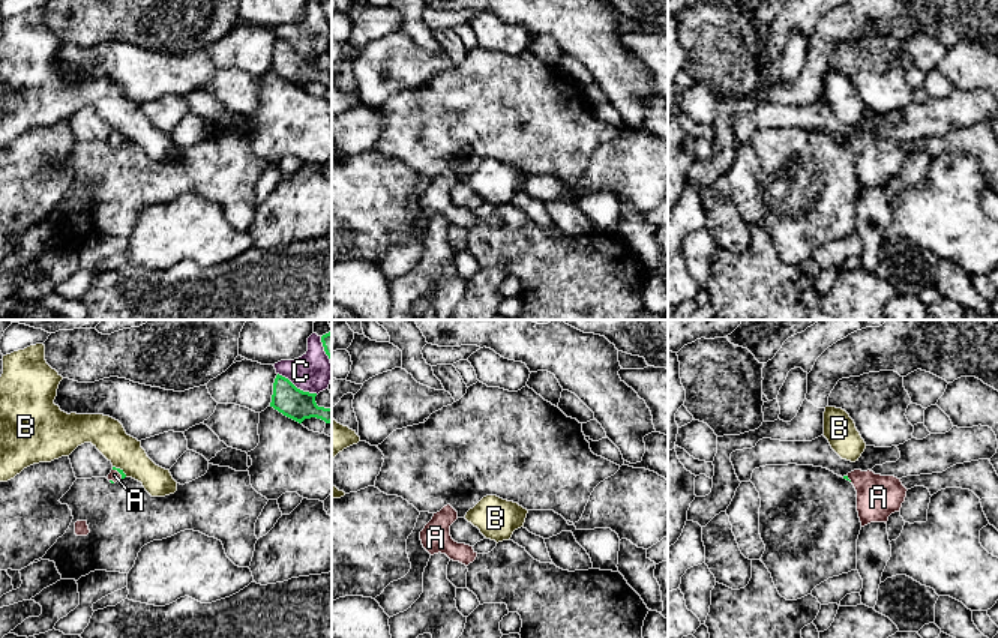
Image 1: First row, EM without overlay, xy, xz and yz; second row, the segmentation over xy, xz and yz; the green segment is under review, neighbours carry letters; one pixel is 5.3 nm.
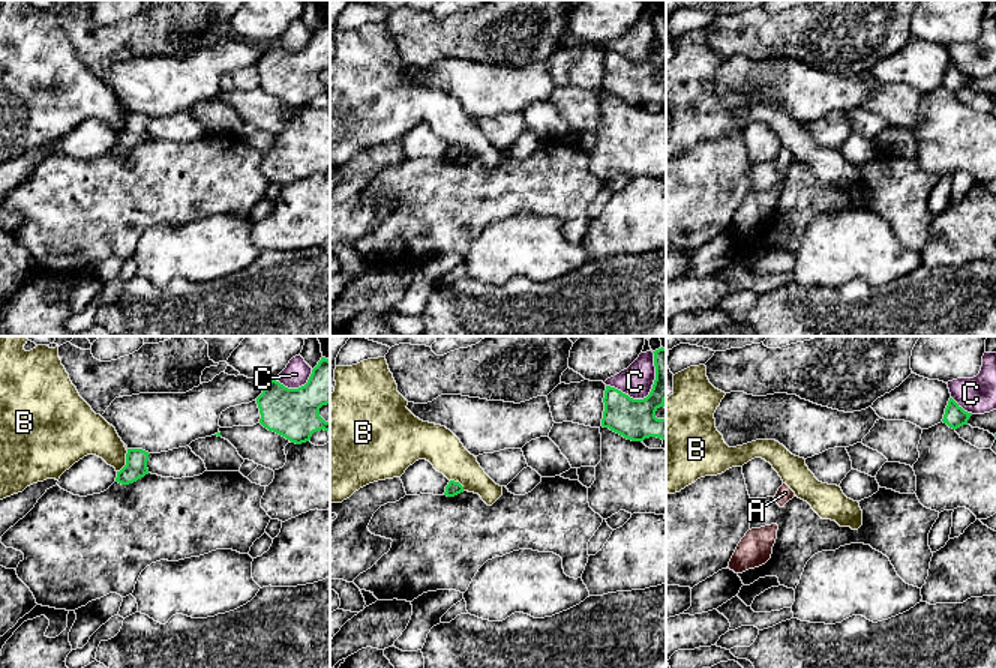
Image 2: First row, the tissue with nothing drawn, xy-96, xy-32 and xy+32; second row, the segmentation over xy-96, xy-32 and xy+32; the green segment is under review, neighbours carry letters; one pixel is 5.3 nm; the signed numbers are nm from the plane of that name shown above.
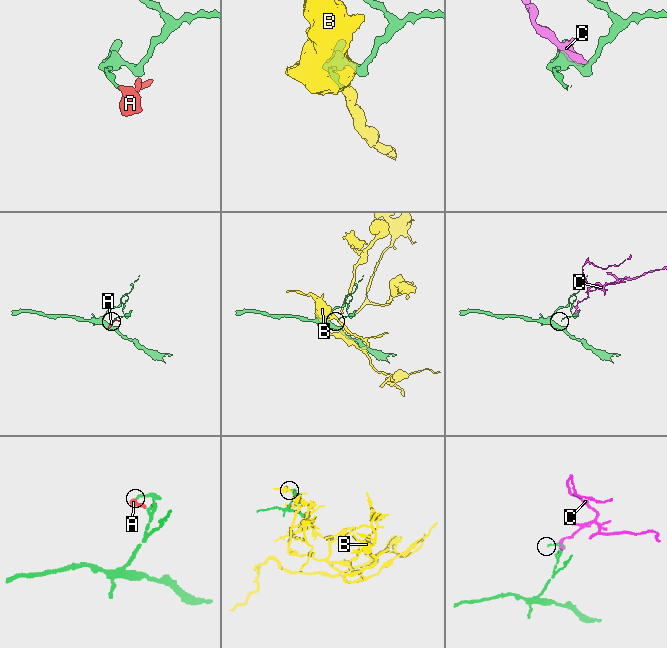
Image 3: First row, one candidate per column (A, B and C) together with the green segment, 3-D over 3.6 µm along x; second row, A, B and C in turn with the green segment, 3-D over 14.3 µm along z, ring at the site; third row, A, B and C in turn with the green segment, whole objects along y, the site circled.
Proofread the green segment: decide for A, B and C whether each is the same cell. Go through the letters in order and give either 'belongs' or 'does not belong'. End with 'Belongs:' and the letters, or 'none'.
A: belongs
B: does not belong
C: does not belong
Belongs: A

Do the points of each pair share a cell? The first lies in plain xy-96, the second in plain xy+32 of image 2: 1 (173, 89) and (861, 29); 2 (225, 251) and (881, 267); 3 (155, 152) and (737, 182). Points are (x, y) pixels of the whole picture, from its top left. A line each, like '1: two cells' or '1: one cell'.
1: two cells
2: one cell
3: two cells

